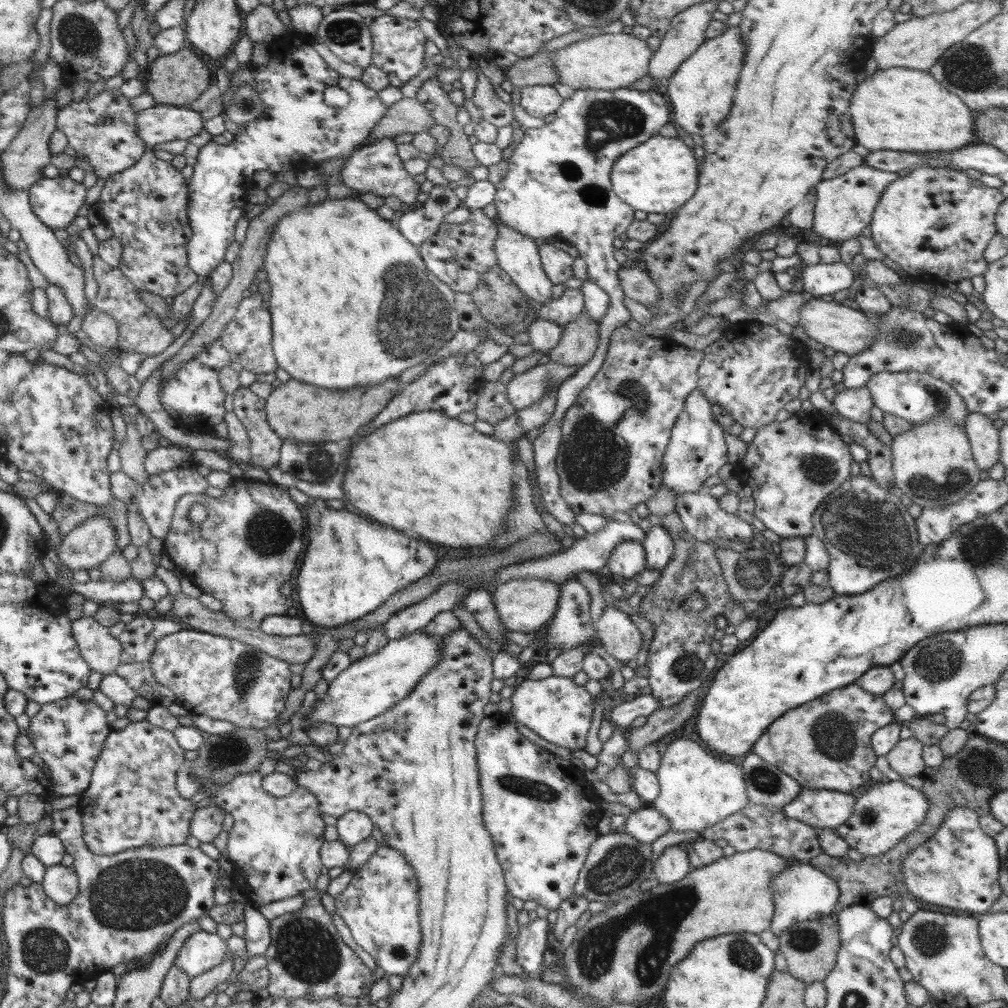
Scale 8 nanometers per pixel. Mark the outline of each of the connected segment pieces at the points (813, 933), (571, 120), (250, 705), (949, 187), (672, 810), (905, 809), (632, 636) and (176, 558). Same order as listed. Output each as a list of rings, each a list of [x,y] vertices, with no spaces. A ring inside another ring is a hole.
[[[837,911],[818,920],[796,922],[782,931],[779,938],[779,951],[788,963],[789,974],[804,985],[810,985],[812,982],[823,983],[837,964],[838,949],[841,944]]]
[[[632,86],[616,90],[580,89],[558,108],[556,119],[541,128],[527,128],[508,161],[506,176],[495,185],[494,204],[506,226],[532,237],[548,237],[568,242],[578,249],[588,270],[588,281],[594,282],[608,294],[610,306],[599,323],[598,347],[594,356],[562,382],[556,391],[556,409],[552,418],[540,427],[534,440],[537,482],[547,511],[563,525],[572,527],[574,512],[560,495],[559,475],[555,459],[560,447],[562,418],[576,402],[578,394],[600,370],[607,355],[610,333],[631,319],[624,305],[620,286],[620,264],[614,259],[615,238],[624,234],[634,220],[634,208],[624,204],[612,190],[612,165],[630,148],[658,135],[670,120],[668,103],[662,90],[641,91]]]
[[[187,627],[157,642],[150,655],[150,668],[156,682],[172,690],[177,703],[186,710],[212,720],[228,720],[242,729],[270,727],[284,710],[284,702],[292,689],[290,678],[293,674],[288,662],[258,652],[240,640]]]
[[[918,167],[918,169],[910,171],[910,173],[904,177],[898,177],[896,181],[890,183],[890,185],[886,186],[886,189],[882,191],[880,200],[877,202],[876,208],[874,209],[871,223],[868,226],[867,234],[873,238],[876,247],[884,253],[886,257],[896,262],[896,264],[911,277],[918,280],[922,278],[924,282],[930,282],[930,284],[941,282],[944,288],[946,288],[950,282],[958,283],[962,278],[970,279],[972,276],[983,275],[984,271],[986,271],[988,263],[986,259],[984,259],[984,252],[989,246],[992,237],[997,233],[995,214],[998,210],[998,206],[1000,206],[1005,199],[999,188],[985,186],[979,179],[969,178],[965,171],[960,171],[956,168]]]
[[[676,740],[671,742],[666,751],[661,755],[661,763],[656,772],[659,780],[660,792],[658,796],[649,804],[658,810],[666,820],[670,822],[670,830],[674,832],[698,832],[702,833],[706,828],[728,818],[731,814],[740,812],[749,804],[746,782],[744,780],[744,770],[737,760],[721,761],[712,750],[703,748],[693,740]]]
[[[902,780],[867,785],[857,793],[850,818],[834,829],[838,836],[862,855],[878,856],[894,848],[910,832],[914,832],[924,822],[930,801],[921,790]]]
[[[607,606],[595,622],[596,634],[604,650],[622,666],[633,664],[642,647],[642,634],[630,615],[616,606]]]
[[[244,476],[234,478],[220,498],[208,494],[186,494],[176,503],[170,531],[163,540],[165,554],[182,572],[182,576],[194,583],[202,593],[212,595],[222,602],[222,612],[238,625],[248,628],[260,626],[260,621],[268,615],[282,615],[282,610],[290,604],[290,598],[284,598],[280,589],[290,578],[292,570],[298,564],[298,556],[304,550],[302,532],[304,532],[304,511],[288,495],[287,488],[275,483],[260,482]],[[192,504],[202,504],[207,518],[204,522],[193,524],[189,520]]]

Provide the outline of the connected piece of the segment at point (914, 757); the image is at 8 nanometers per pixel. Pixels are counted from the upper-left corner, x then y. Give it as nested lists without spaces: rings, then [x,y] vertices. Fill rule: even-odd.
[[[916,738],[900,739],[886,754],[886,760],[890,768],[902,777],[920,776],[926,767],[922,758],[922,747],[922,742]]]

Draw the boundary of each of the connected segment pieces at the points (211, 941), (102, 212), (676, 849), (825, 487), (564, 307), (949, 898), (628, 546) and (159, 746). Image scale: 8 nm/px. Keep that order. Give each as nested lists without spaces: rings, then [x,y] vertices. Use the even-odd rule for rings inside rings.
[[[192,927],[188,930],[188,938],[178,950],[173,966],[192,979],[221,964],[229,956],[229,950],[218,934]]]
[[[146,149],[134,166],[106,178],[100,198],[91,207],[100,222],[108,225],[113,236],[122,242],[123,256],[118,268],[139,290],[146,290],[162,298],[176,297],[198,282],[200,276],[188,266],[186,255],[186,243],[192,235],[188,218],[188,181],[170,161],[157,158],[153,149]]]
[[[679,845],[666,847],[654,864],[654,875],[659,884],[682,881],[693,869],[686,851]]]
[[[803,410],[784,421],[772,421],[756,429],[752,442],[747,446],[745,456],[736,466],[742,477],[742,484],[752,488],[755,501],[755,518],[760,519],[766,529],[776,533],[781,538],[800,536],[805,538],[813,535],[813,513],[820,502],[838,489],[846,478],[851,477],[853,457],[849,446],[840,438],[840,431],[831,427],[831,422],[819,413],[805,413]]]
[[[568,287],[558,298],[551,299],[546,304],[542,304],[539,318],[544,318],[551,323],[564,326],[568,322],[574,322],[580,314],[585,312],[584,298],[580,289]]]
[[[970,808],[950,810],[938,832],[904,858],[902,881],[912,897],[946,906],[955,913],[966,910],[962,914],[984,913],[996,902],[1003,893],[998,882],[1000,856],[995,840],[982,832],[979,817]]]
[[[624,540],[616,544],[606,566],[609,568],[610,578],[635,578],[646,569],[646,551],[642,543]]]
[[[147,718],[141,721],[130,721],[122,730],[112,730],[109,738],[104,742],[104,748],[102,748],[98,760],[96,760],[96,764],[91,774],[92,778],[90,784],[88,785],[88,788],[82,792],[83,796],[86,797],[84,798],[84,802],[86,802],[86,813],[83,808],[80,807],[82,814],[82,830],[84,832],[82,833],[82,838],[84,838],[84,842],[86,842],[86,846],[88,846],[90,852],[97,854],[98,856],[111,855],[132,848],[140,848],[140,846],[176,846],[176,844],[184,844],[186,840],[188,840],[188,836],[191,835],[190,820],[192,820],[192,816],[194,816],[197,807],[196,803],[192,802],[191,799],[180,797],[180,793],[178,793],[175,785],[176,772],[180,770],[180,766],[182,766],[184,760],[186,760],[184,754],[186,754],[186,749],[178,745],[178,741],[176,741],[172,732],[155,726],[155,724],[148,722]]]

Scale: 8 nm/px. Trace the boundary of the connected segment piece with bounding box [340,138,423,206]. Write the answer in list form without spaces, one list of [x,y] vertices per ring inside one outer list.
[[[382,138],[378,142],[362,145],[358,150],[354,150],[344,163],[340,173],[340,182],[360,194],[372,192],[384,198],[396,196],[401,204],[408,204],[408,206],[413,206],[423,197],[420,191],[421,184],[414,181],[412,174],[408,173],[403,160],[398,156],[394,138]]]

